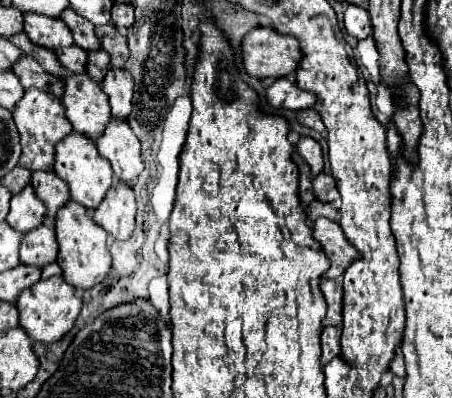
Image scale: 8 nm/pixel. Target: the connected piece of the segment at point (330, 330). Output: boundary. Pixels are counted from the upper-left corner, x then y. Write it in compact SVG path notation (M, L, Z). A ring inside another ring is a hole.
M326 326L322 330L322 364L328 364L340 354L340 336L342 328L338 326Z

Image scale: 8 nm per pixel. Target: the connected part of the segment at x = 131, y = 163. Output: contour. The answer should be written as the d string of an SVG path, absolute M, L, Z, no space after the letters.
M112 118L96 146L102 158L110 162L116 180L130 186L138 182L138 176L144 170L144 162L140 156L140 140L134 136L128 122Z

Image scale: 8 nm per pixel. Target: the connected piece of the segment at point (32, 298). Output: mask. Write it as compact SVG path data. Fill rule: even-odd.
M52 276L48 280L40 280L38 284L26 288L20 294L16 308L18 308L18 316L20 316L20 326L26 330L26 334L34 342L54 344L72 330L72 326L80 314L82 300L76 296L76 290L64 282L62 276Z

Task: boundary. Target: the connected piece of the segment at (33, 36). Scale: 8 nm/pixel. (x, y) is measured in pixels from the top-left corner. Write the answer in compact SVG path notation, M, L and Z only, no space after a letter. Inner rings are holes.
M24 16L24 32L28 38L44 48L56 48L56 46L72 46L74 38L68 30L68 26L60 18L46 18L46 16Z

